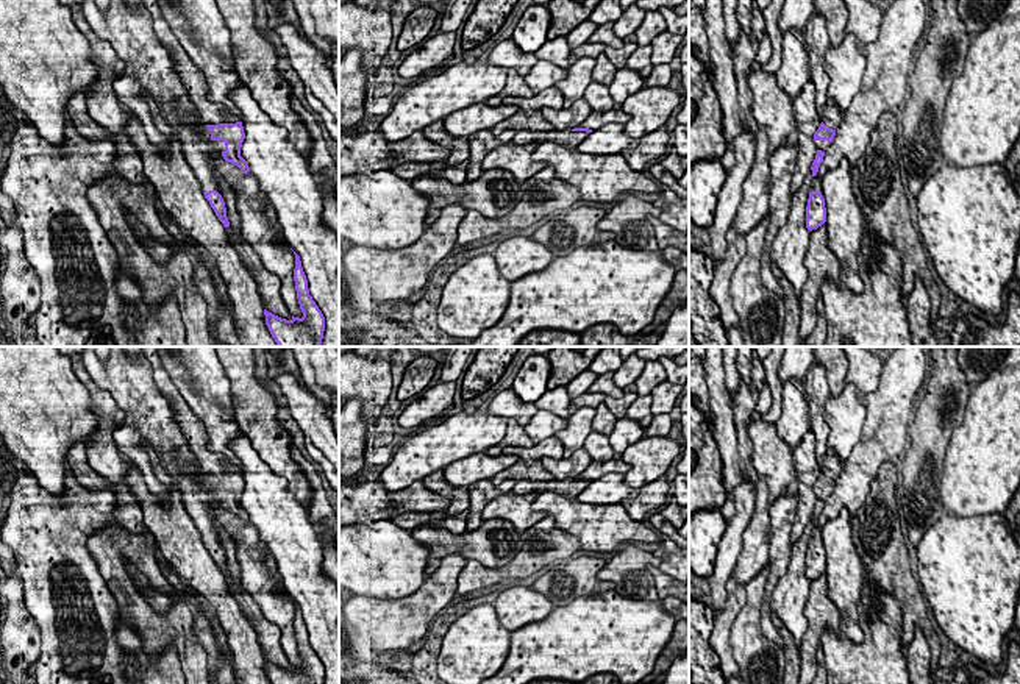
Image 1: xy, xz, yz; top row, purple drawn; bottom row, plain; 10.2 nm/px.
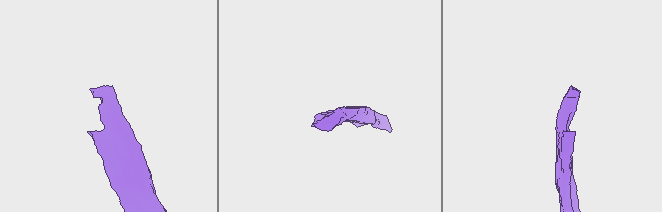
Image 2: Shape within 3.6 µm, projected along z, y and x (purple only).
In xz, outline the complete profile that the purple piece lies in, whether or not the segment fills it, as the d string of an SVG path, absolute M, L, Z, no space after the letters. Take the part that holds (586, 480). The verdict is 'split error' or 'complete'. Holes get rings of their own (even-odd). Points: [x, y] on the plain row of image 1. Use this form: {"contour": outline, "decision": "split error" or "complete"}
{"contour": "M567 478L540 483L539 487L540 490L558 492L565 498L576 498L590 483L589 478Z", "decision": "split error"}

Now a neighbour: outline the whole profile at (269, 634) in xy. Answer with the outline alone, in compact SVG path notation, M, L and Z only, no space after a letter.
M214 517L214 526L219 534L219 543L222 545L226 558L226 567L230 576L226 578L226 586L230 593L234 597L242 614L248 618L250 625L256 631L258 643L261 647L266 661L292 670L292 664L287 661L281 648L281 631L276 625L270 623L261 612L261 607L255 603L253 597L242 587L242 568L236 558L236 543L225 526Z

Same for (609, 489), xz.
M606 473L594 479L576 497L586 504L620 504L623 500L633 500L639 495L639 489L625 484L625 473Z

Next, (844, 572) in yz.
M842 508L836 518L828 518L822 528L822 545L826 558L828 597L840 614L840 632L854 643L864 642L859 626L858 603L864 568L853 542L850 511Z

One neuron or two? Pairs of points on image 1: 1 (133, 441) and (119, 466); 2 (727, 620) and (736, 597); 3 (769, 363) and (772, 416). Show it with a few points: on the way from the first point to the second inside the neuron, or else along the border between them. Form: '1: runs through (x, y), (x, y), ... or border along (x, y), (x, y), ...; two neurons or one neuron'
1: border along (124, 419), (113, 433), (121, 455); two neurons
2: runs through (728, 614), (734, 603); one neuron
3: runs through (772, 375), (777, 386), (777, 403); one neuron

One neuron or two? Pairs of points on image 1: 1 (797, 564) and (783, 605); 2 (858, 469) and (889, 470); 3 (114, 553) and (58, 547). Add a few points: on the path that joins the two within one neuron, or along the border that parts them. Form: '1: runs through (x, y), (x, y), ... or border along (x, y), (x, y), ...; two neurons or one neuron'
1: runs through (795, 573), (791, 595); one neuron
2: border along (892, 458), (878, 469), (863, 503); two neurons
3: border along (113, 522), (99, 528), (86, 542), (106, 583); two neurons

